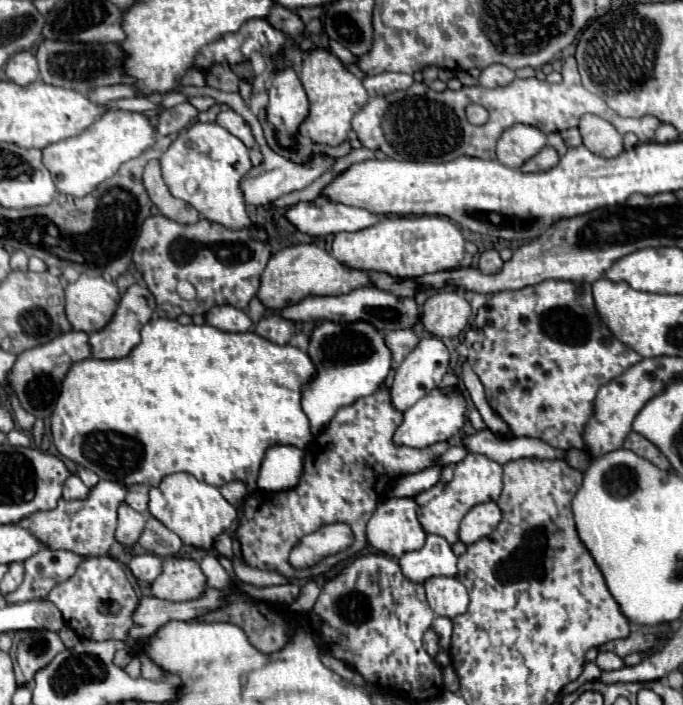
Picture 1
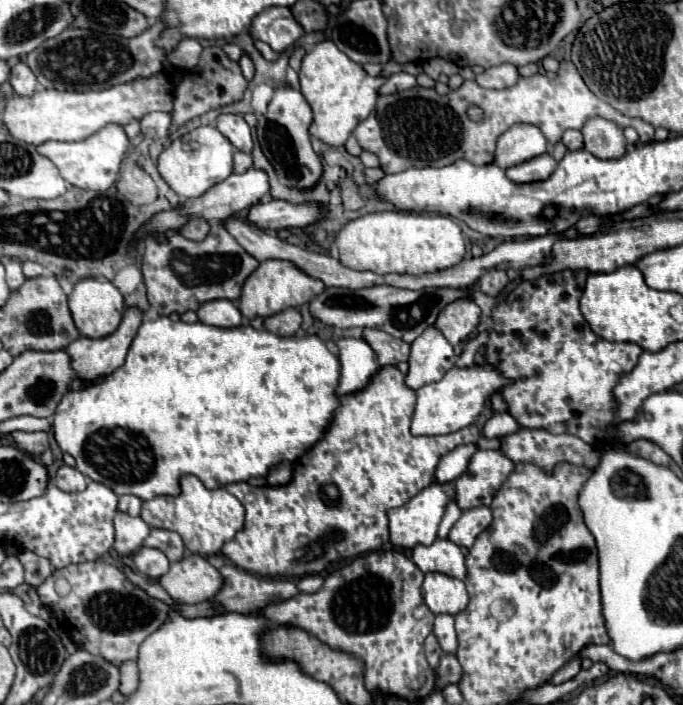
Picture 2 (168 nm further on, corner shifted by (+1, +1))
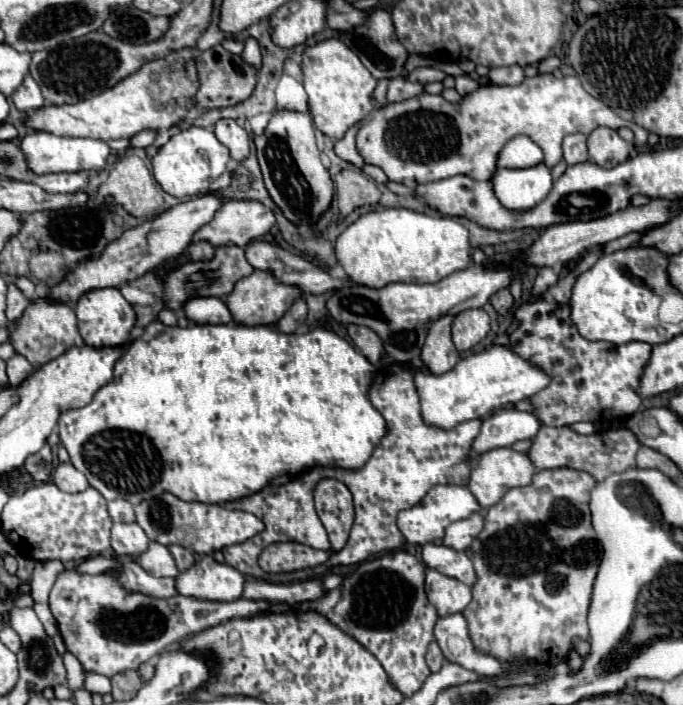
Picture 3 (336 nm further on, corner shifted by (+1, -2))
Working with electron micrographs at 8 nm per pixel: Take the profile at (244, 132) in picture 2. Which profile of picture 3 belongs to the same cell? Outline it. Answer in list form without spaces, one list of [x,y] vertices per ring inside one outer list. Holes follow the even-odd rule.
[[[219,119],[215,123],[215,137],[229,149],[233,161],[249,157],[249,135],[235,119]]]

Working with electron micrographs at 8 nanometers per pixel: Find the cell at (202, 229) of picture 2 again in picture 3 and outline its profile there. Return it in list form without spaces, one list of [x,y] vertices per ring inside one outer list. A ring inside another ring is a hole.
[[[197,243],[197,245],[191,245],[187,249],[187,253],[189,253],[189,259],[193,259],[193,261],[209,261],[209,259],[213,259],[215,249],[209,243]]]

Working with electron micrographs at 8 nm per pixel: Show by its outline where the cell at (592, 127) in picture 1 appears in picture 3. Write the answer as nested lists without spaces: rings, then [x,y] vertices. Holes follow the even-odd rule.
[[[599,127],[587,137],[589,161],[599,167],[615,167],[629,159],[629,143],[615,129]]]

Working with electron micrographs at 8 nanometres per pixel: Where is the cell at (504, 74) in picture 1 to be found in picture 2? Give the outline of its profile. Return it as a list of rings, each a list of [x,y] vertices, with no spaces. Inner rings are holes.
[[[499,64],[487,68],[483,74],[477,76],[477,84],[483,88],[511,88],[519,78],[519,72],[513,64]]]

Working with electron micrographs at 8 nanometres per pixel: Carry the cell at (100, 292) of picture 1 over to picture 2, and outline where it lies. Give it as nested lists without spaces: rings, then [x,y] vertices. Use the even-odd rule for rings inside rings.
[[[81,278],[69,294],[69,310],[79,334],[103,338],[121,322],[123,296],[109,280]]]

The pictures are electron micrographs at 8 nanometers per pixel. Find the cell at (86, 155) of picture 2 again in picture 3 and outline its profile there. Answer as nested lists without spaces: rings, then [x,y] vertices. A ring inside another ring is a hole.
[[[35,131],[29,133],[21,139],[23,155],[27,159],[27,165],[35,175],[45,175],[45,173],[77,173],[77,171],[91,171],[97,167],[105,167],[107,157],[111,149],[107,147],[105,141],[99,139],[79,139],[79,137],[59,137],[51,135],[45,131]]]

